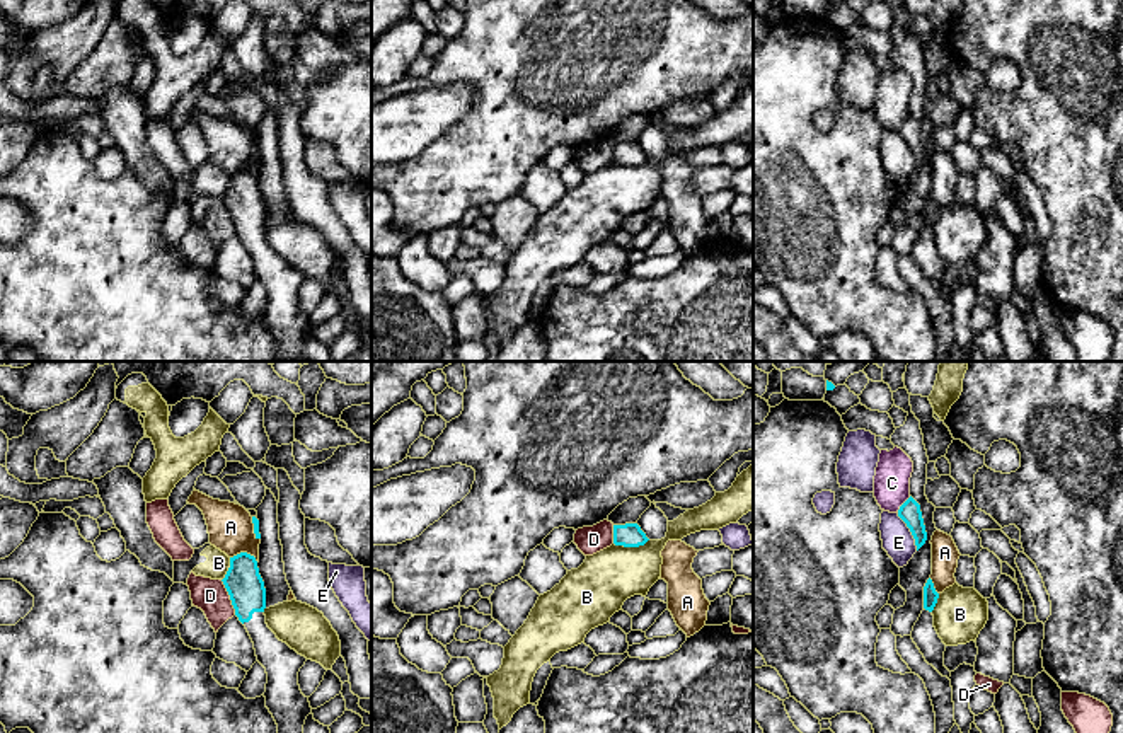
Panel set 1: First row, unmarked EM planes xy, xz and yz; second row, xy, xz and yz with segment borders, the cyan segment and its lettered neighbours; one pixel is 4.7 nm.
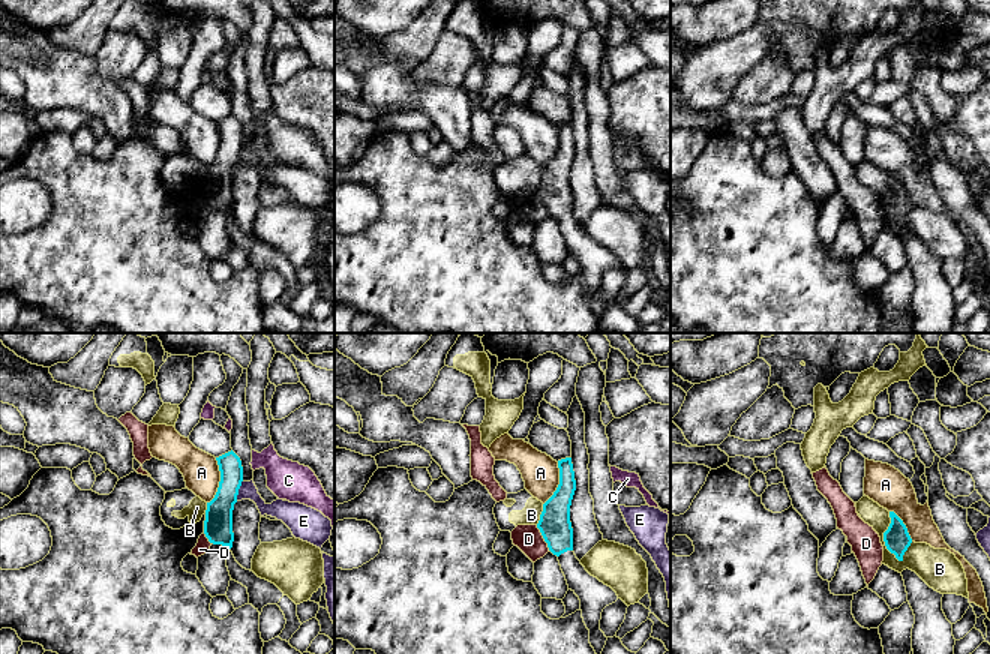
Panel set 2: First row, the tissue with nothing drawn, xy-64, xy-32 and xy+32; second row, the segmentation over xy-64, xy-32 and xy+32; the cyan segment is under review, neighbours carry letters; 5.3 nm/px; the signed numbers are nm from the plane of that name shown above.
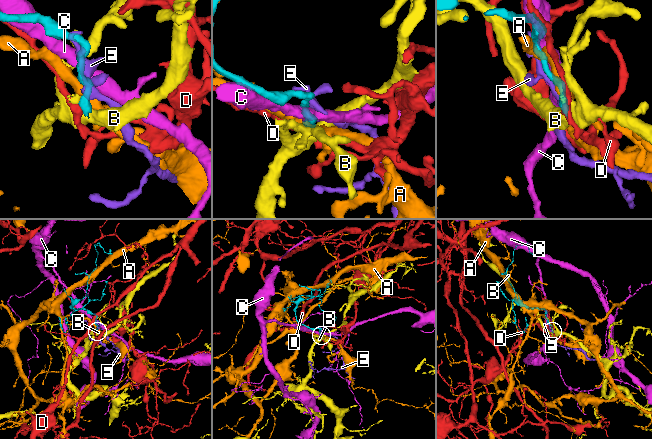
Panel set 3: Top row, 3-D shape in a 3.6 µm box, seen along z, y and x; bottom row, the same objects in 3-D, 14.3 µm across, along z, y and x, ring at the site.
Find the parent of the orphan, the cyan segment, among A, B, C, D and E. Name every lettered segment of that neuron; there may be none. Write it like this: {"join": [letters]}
{"join": []}

